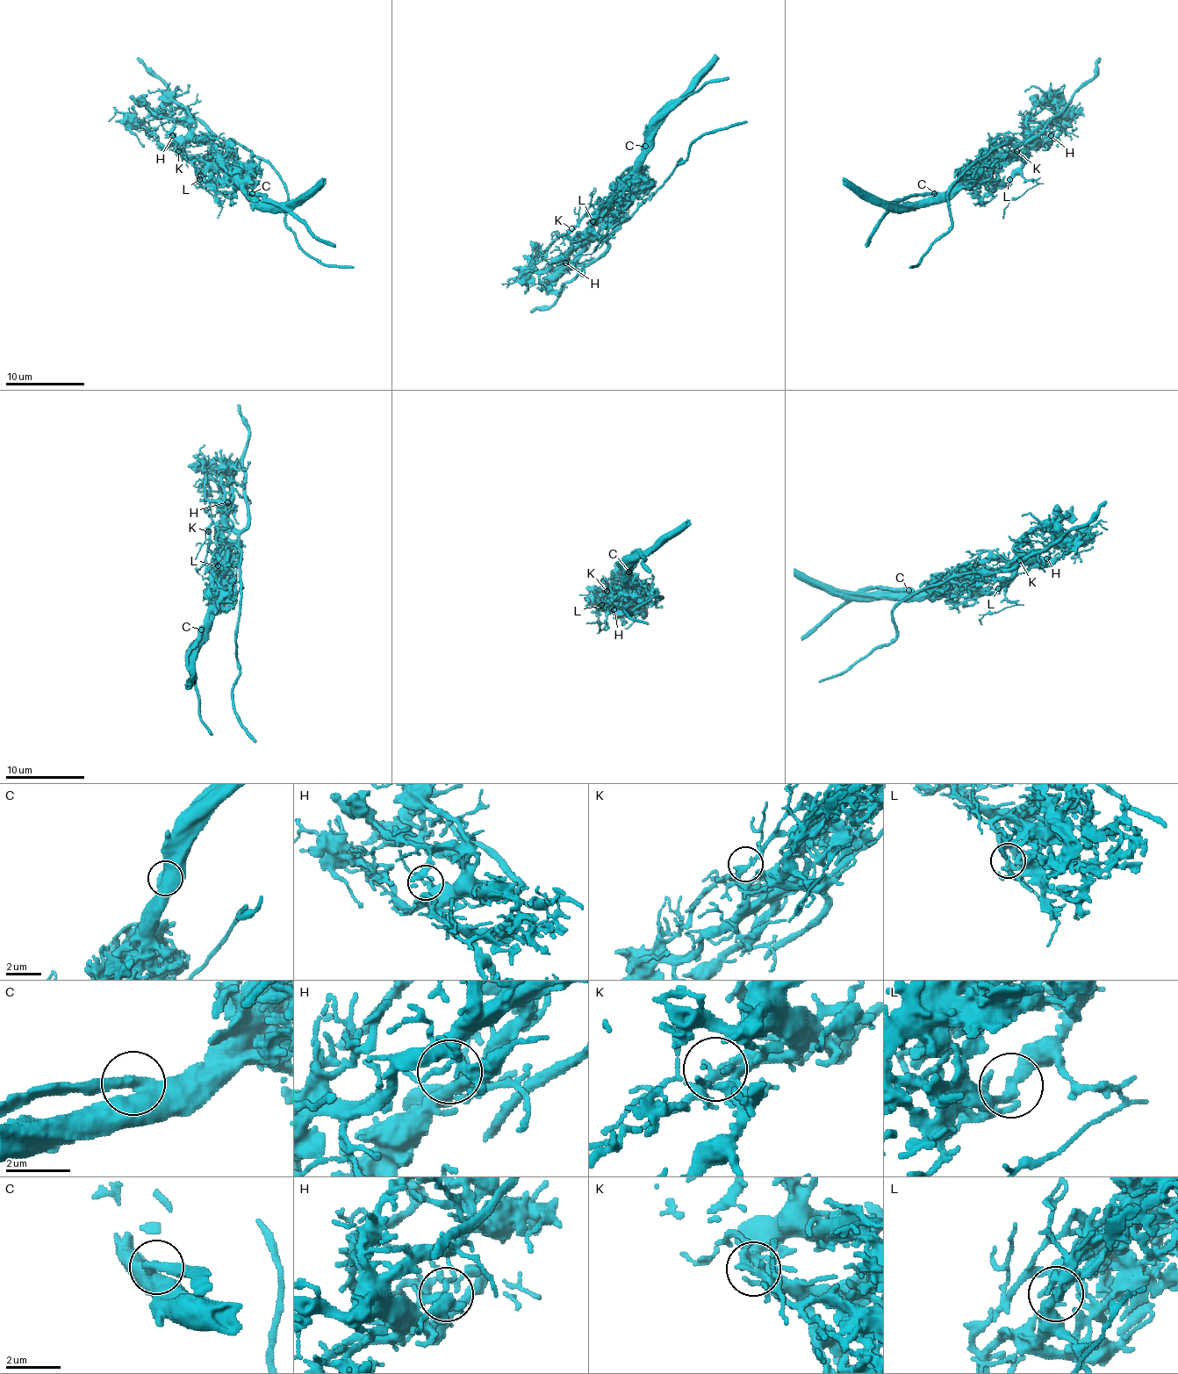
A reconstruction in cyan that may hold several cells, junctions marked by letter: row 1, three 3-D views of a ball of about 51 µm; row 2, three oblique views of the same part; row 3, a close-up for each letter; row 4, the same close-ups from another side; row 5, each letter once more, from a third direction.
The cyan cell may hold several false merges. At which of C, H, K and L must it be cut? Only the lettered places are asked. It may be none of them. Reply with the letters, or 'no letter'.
L

